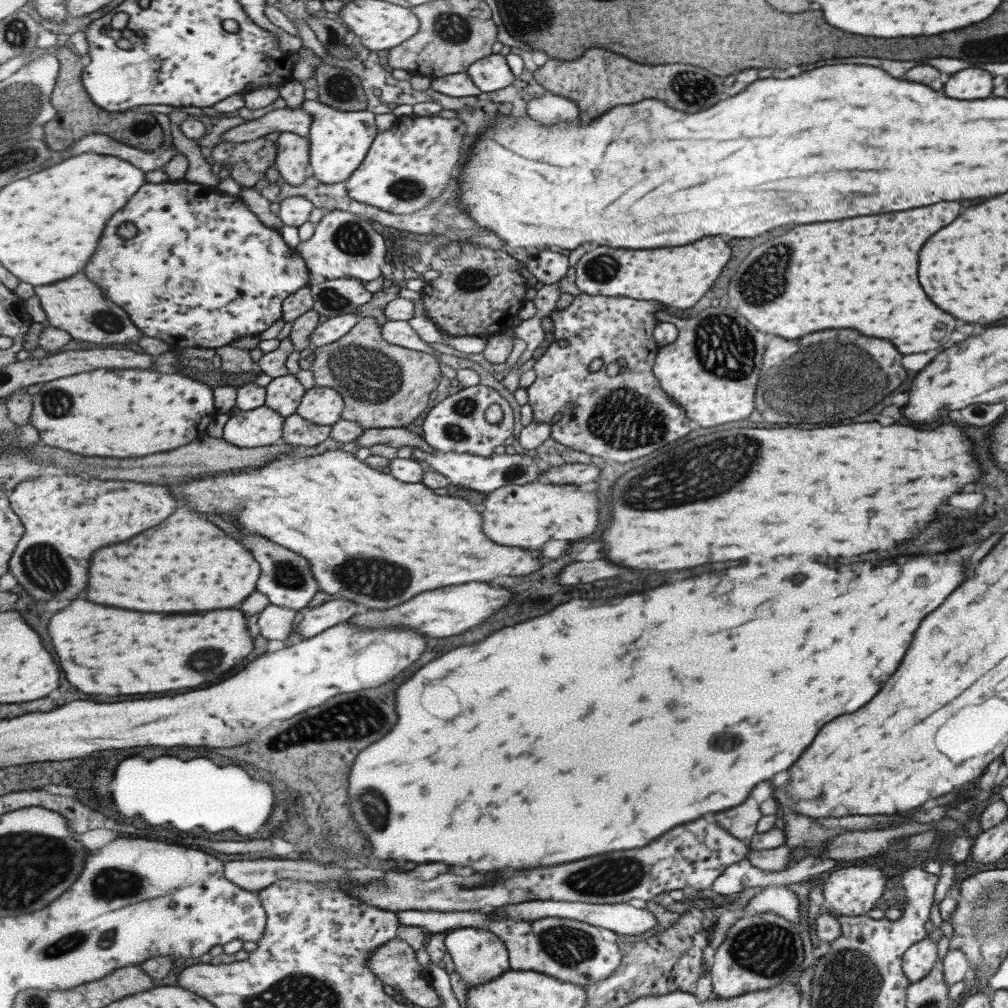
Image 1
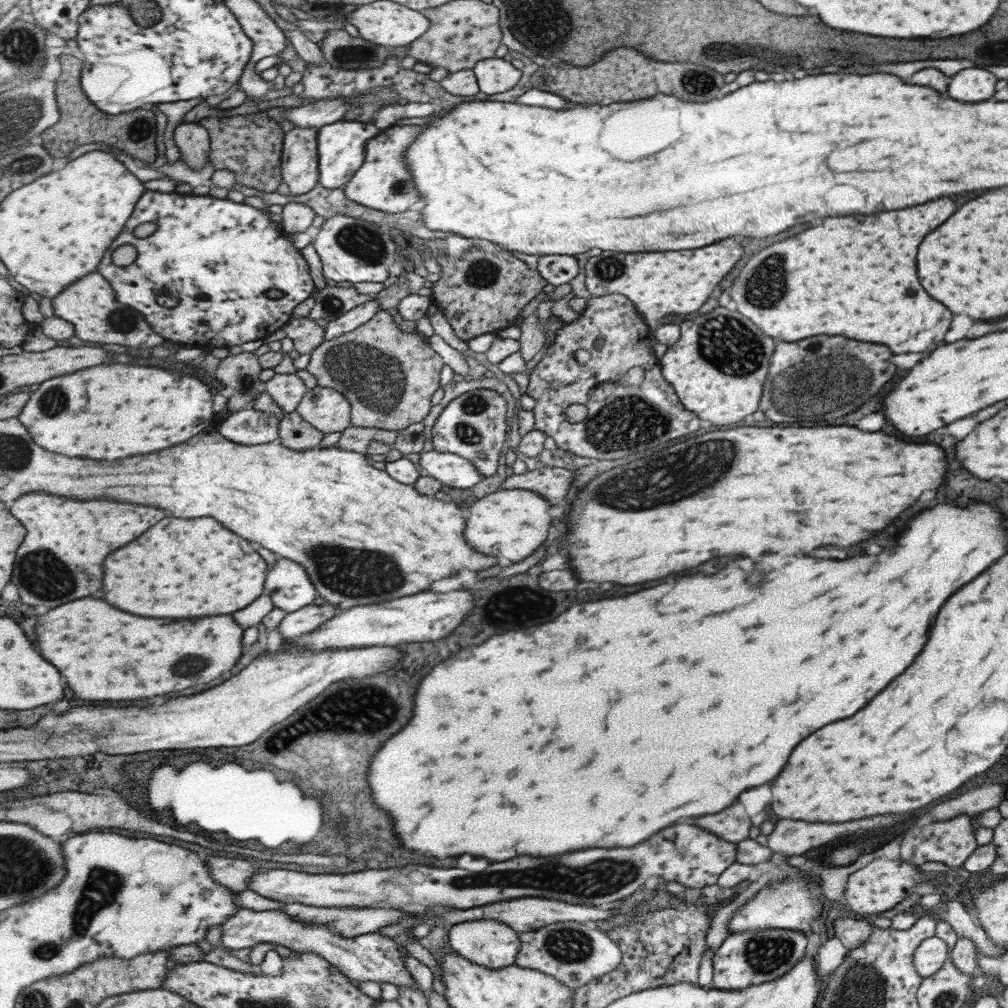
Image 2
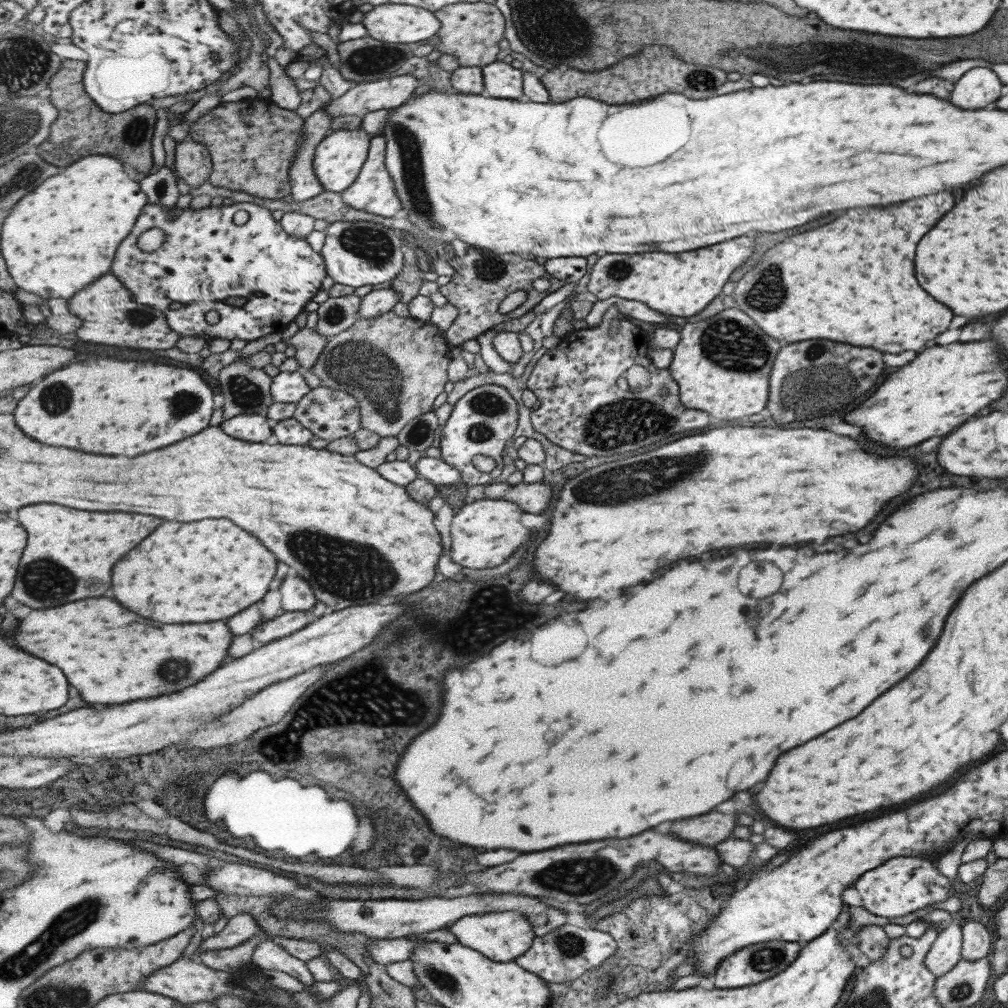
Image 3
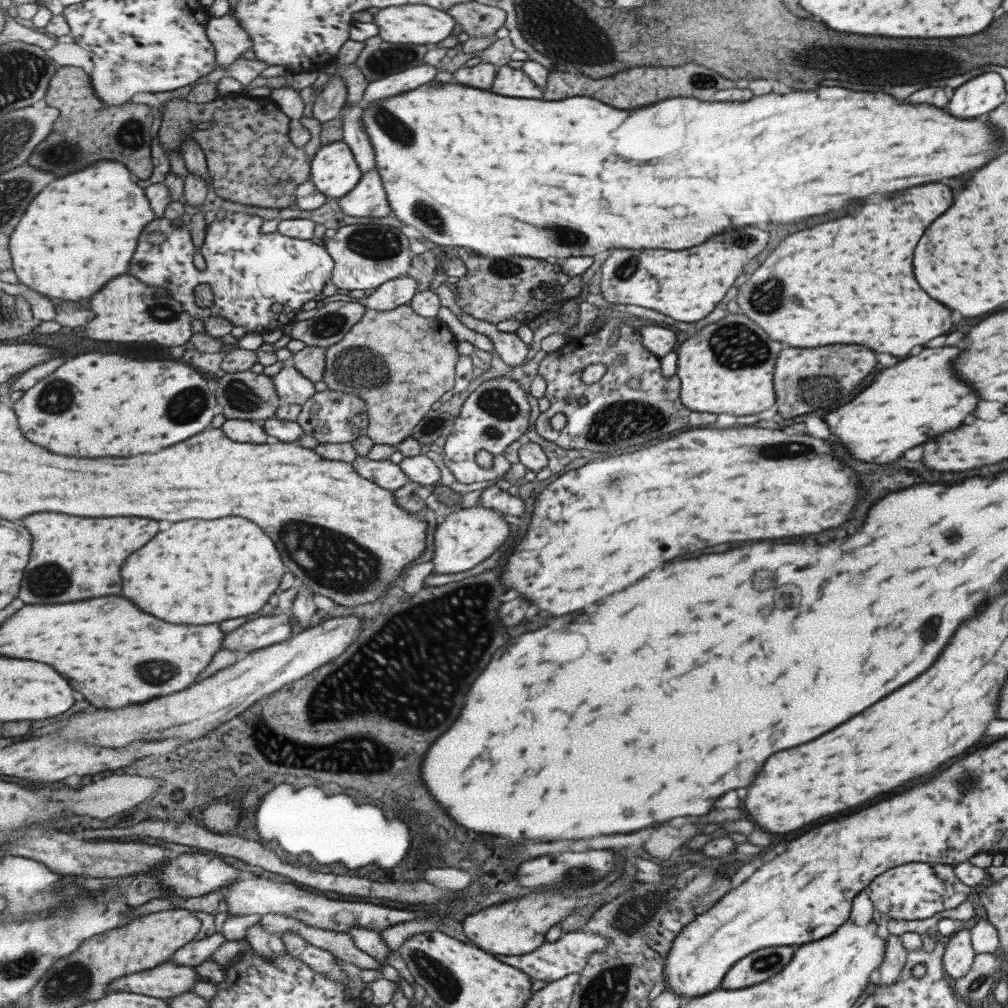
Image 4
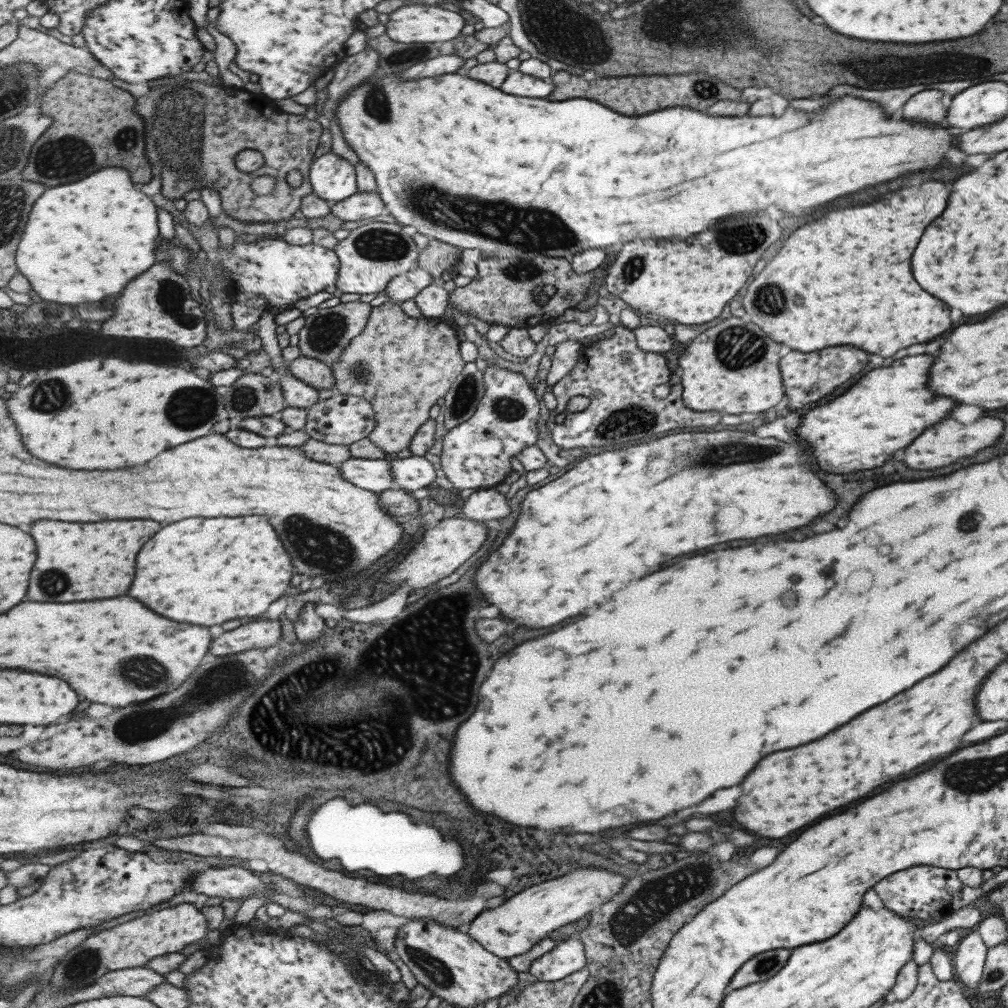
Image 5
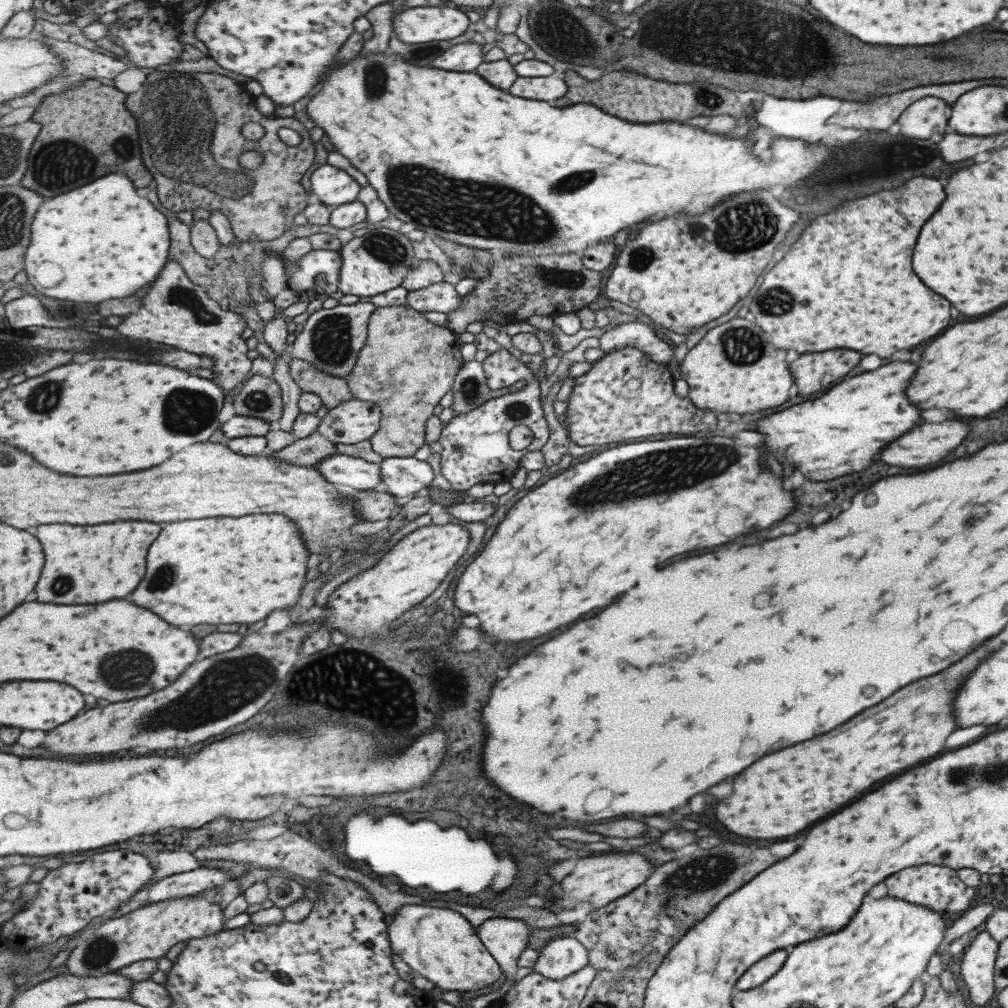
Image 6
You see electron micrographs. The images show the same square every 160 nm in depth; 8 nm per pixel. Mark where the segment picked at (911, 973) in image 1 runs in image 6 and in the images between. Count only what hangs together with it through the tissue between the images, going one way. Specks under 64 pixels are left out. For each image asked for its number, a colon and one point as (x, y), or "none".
2: (928, 957)
3: (944, 954)
4: (957, 957)
5: (967, 963)
6: (976, 968)

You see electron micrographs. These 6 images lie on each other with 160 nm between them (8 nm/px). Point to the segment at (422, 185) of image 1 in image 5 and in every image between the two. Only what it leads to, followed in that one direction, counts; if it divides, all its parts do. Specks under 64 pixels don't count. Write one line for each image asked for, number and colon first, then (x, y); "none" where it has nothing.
2: (385, 182)
3: (375, 191)
4: (370, 198)
5: (364, 205)

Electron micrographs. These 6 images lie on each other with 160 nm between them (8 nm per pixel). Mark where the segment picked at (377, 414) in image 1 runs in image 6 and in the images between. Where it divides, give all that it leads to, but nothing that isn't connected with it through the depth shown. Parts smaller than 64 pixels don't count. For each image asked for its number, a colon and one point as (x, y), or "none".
2: (389, 376)
3: (396, 367)
4: (401, 363)
5: (403, 365)
6: (408, 364)

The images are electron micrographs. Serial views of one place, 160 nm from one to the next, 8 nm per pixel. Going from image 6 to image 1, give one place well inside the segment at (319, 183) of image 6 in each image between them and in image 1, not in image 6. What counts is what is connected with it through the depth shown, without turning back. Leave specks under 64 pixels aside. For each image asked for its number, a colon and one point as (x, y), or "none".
1: (340, 140)
2: (342, 146)
3: (340, 156)
4: (336, 172)
5: (334, 178)

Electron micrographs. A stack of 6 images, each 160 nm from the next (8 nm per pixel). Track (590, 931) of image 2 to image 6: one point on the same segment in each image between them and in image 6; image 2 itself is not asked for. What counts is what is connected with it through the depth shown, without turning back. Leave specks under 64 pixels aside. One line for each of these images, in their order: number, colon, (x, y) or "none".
3: (563, 955)
4: (570, 954)
5: (569, 956)
6: (560, 958)

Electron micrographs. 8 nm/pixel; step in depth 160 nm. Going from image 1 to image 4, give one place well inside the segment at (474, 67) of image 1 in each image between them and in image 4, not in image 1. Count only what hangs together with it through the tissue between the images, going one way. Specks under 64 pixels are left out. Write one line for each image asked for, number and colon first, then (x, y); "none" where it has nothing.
2: (494, 75)
3: (501, 80)
4: (513, 82)

